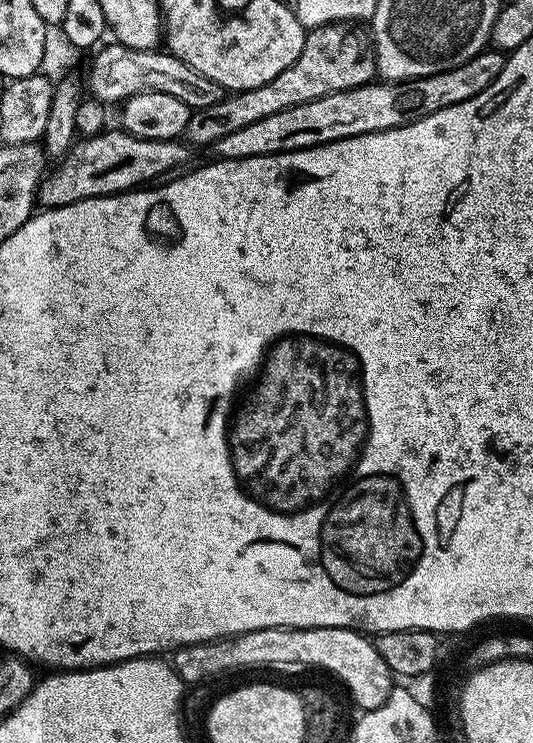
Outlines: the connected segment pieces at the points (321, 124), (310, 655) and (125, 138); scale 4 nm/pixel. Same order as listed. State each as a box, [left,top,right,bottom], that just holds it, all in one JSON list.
[[214,50,505,160],[282,628,394,712],[38,130,189,208]]

